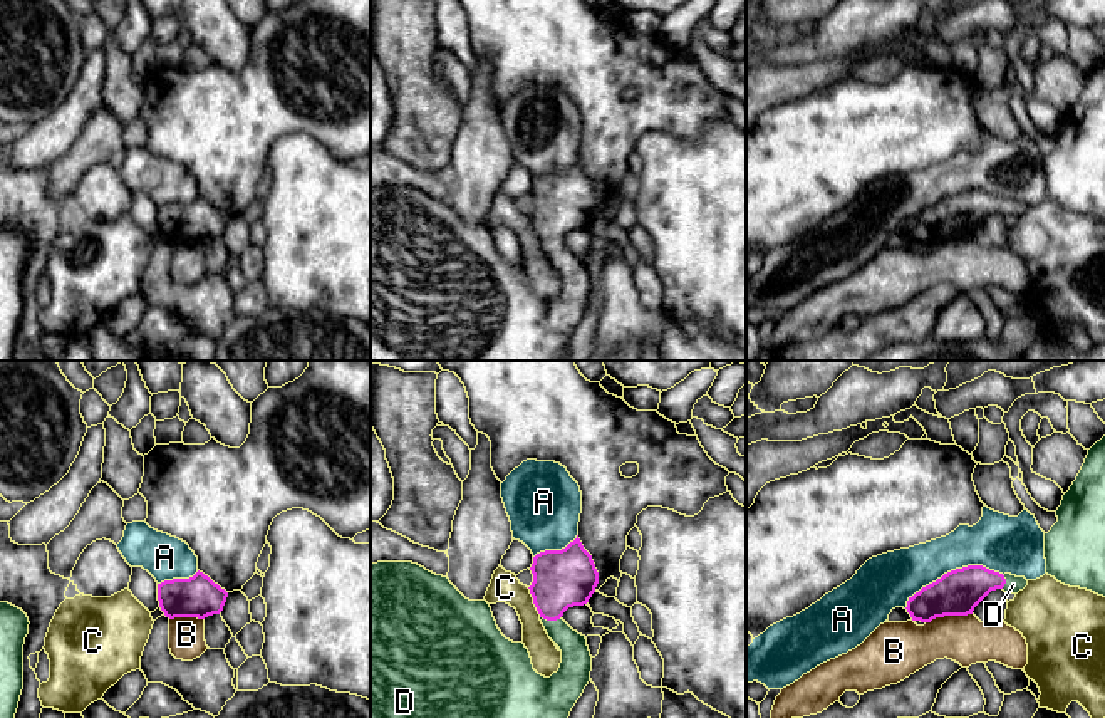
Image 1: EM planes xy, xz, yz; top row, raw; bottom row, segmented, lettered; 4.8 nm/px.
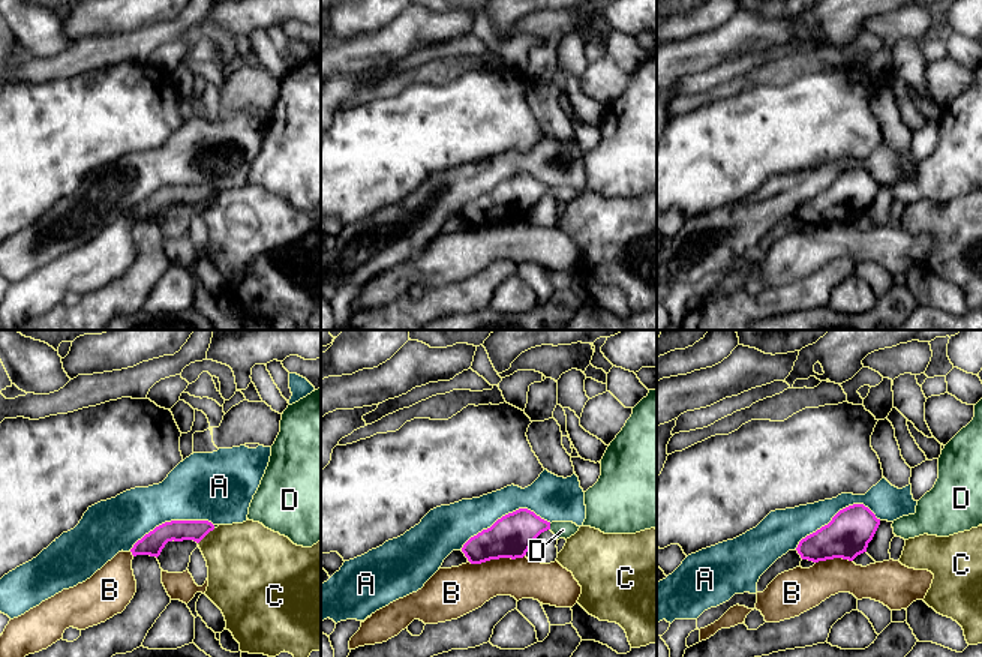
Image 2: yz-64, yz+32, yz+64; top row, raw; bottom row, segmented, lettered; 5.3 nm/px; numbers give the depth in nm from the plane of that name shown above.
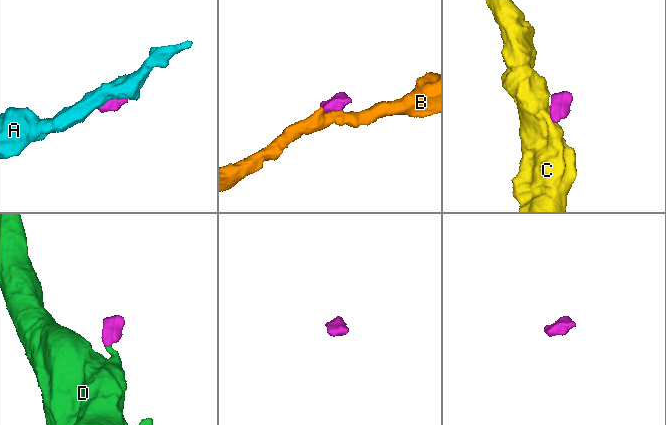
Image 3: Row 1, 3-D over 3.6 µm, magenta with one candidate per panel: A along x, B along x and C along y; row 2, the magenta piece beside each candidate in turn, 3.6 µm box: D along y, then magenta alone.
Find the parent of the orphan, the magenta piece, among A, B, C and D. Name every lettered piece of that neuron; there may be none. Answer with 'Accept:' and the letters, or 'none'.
Accept: D

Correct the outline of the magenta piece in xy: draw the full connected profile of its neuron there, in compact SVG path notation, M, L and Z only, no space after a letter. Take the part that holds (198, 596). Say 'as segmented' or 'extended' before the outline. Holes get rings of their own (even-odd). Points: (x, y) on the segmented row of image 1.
as segmented; M200 570L189 579L173 579L158 584L159 607L169 619L205 619L220 614L226 597L228 592Z

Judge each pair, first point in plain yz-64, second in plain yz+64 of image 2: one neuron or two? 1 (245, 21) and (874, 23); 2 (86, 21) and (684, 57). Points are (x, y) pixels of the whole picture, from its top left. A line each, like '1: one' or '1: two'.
1: two
2: one

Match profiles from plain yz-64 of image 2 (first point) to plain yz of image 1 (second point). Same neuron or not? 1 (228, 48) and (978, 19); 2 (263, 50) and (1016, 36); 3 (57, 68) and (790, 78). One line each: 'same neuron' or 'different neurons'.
1: different neurons
2: same neuron
3: same neuron

